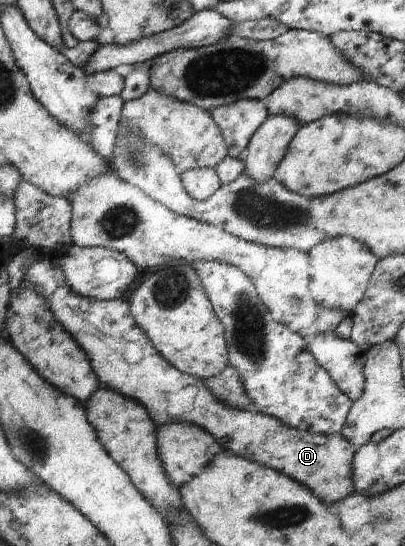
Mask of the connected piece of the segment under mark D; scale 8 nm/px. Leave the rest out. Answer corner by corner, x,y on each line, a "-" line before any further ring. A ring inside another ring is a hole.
20,246
21,250
30,254
31,264
25,269
23,279
27,285
43,297
47,308
57,321
83,349
85,358
89,361
92,371
98,378
98,383
106,388
113,389
123,396
137,401
154,425
165,423
186,422
197,425
209,433
222,450
232,452
237,456
268,466
274,471
297,481
323,504
331,504
347,495
354,493
351,480
352,458
356,448
348,443
341,435
313,434
302,430
292,429
275,417
260,413
256,409
239,410
218,401
203,384
203,380
189,376
171,366
150,343
146,334
134,323
127,301
121,298
111,300
95,300
85,298
74,293
66,283
64,274
59,268
59,256
47,249

